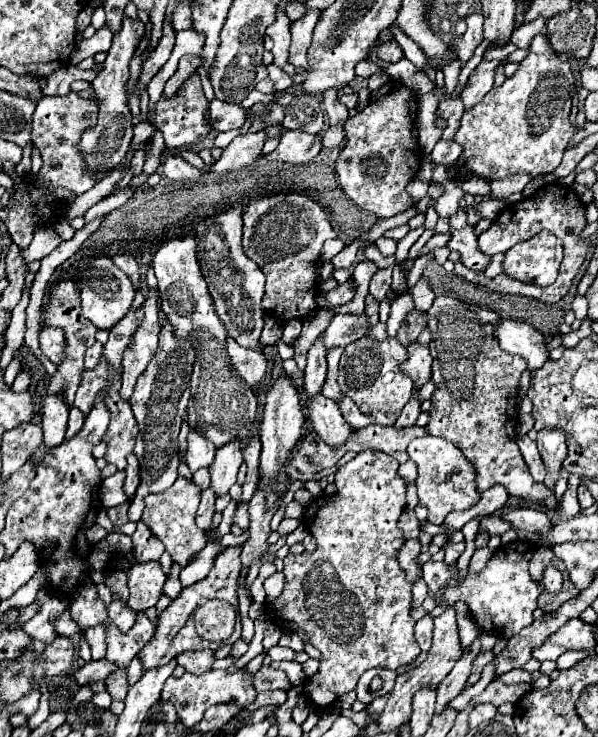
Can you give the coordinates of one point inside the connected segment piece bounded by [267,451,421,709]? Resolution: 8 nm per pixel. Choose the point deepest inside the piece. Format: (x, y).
(350, 597)

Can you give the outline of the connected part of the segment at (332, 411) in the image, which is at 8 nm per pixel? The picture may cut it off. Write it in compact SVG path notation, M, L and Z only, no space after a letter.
M315 395L307 399L307 413L313 423L313 429L321 435L321 439L329 445L341 445L351 435L351 427L343 421L337 403L323 395Z

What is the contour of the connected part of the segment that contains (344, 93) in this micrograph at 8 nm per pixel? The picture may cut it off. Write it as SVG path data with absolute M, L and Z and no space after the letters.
M349 85L343 87L343 89L339 89L339 99L341 99L341 103L345 103L349 109L357 107L357 93L355 93Z

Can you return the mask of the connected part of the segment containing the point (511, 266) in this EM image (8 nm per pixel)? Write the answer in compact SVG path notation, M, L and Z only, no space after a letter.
M541 231L521 245L511 247L503 259L503 273L533 285L551 285L563 259L561 239Z

